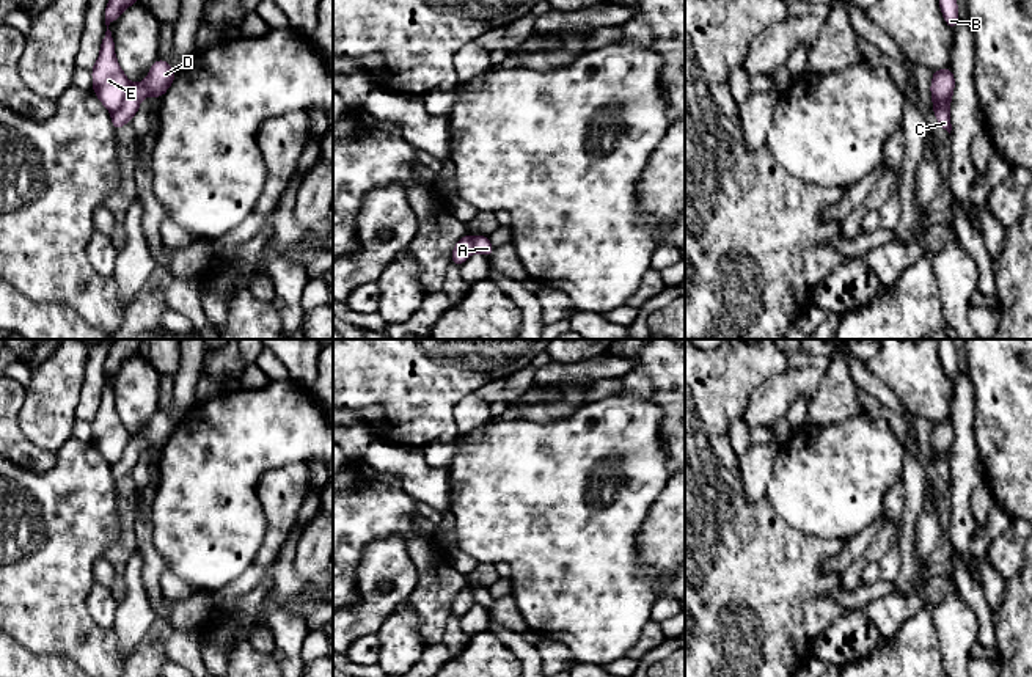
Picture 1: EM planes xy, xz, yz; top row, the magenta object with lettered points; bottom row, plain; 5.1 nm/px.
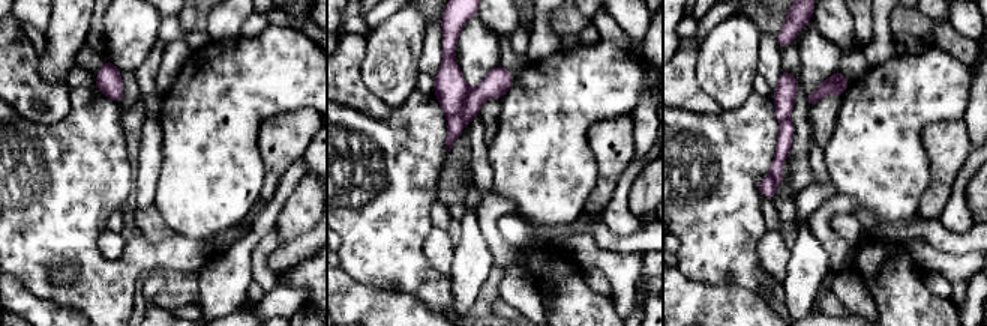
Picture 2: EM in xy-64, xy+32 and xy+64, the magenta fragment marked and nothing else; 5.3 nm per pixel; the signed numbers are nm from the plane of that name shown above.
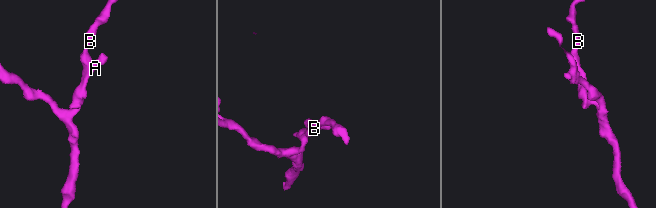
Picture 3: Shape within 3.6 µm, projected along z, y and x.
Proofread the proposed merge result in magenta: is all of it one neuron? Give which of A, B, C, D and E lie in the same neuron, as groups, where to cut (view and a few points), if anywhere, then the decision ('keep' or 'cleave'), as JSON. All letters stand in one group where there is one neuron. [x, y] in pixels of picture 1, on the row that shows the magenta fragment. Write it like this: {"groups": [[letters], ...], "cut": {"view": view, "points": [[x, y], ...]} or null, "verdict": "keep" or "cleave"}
{"groups": [["A", "C", "D"], ["B", "E"]], "cut": {"view": "xy", "points": [[132, 84], [123, 102], [112, 113]]}, "verdict": "cleave"}

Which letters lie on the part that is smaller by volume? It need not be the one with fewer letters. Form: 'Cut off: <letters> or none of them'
Cut off: B, E

